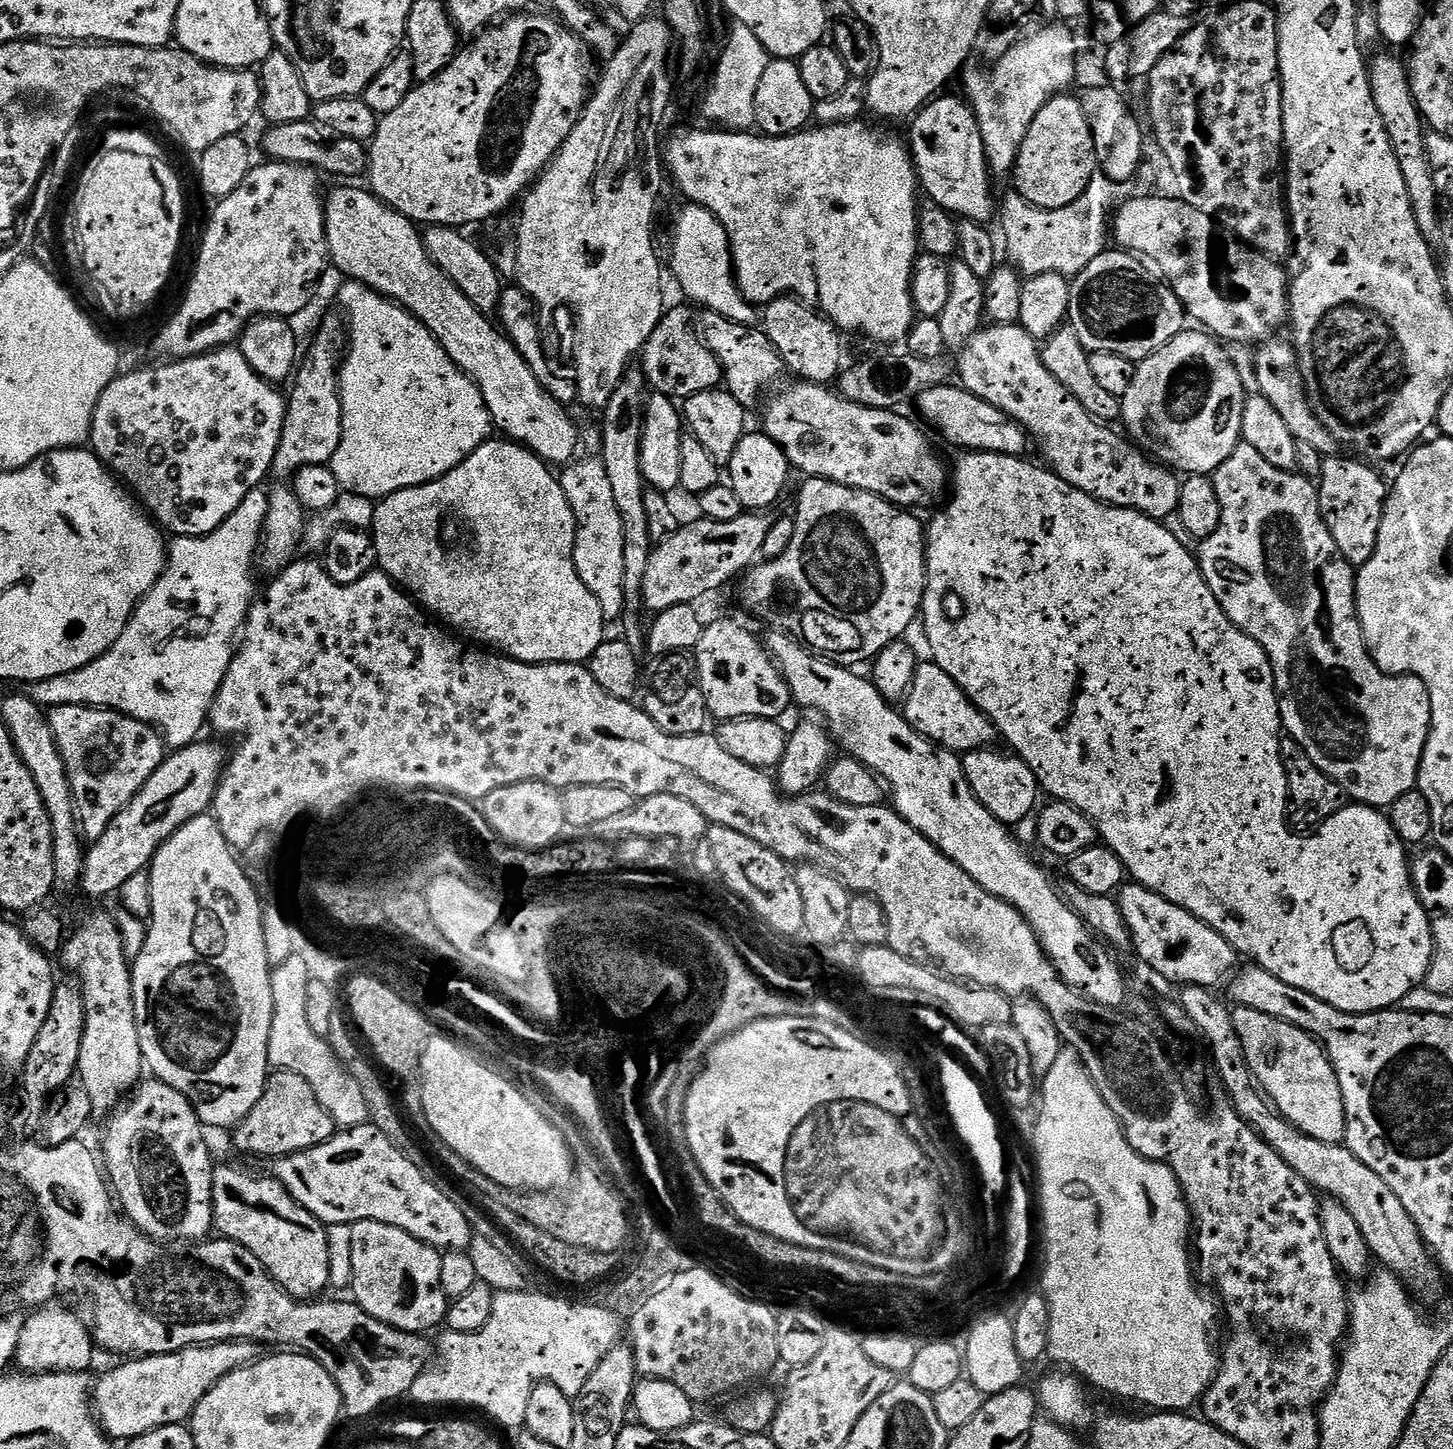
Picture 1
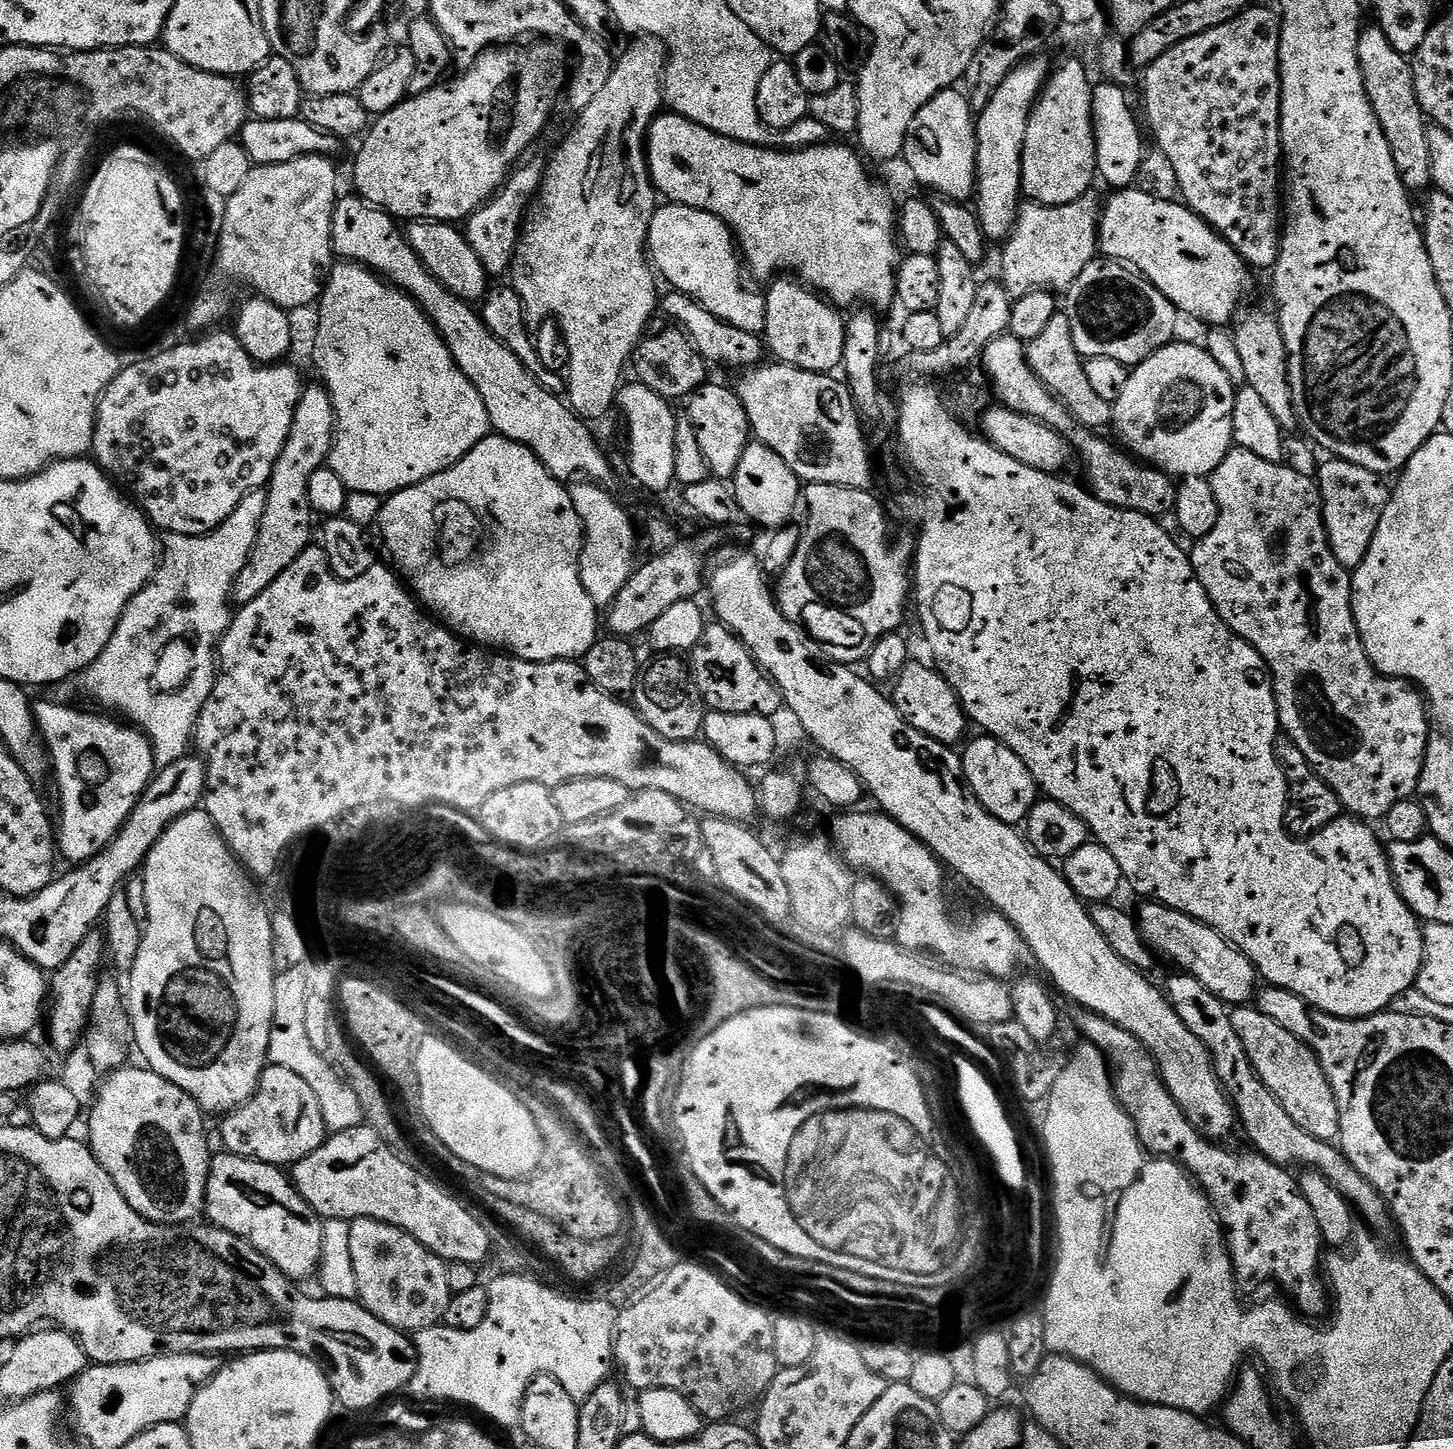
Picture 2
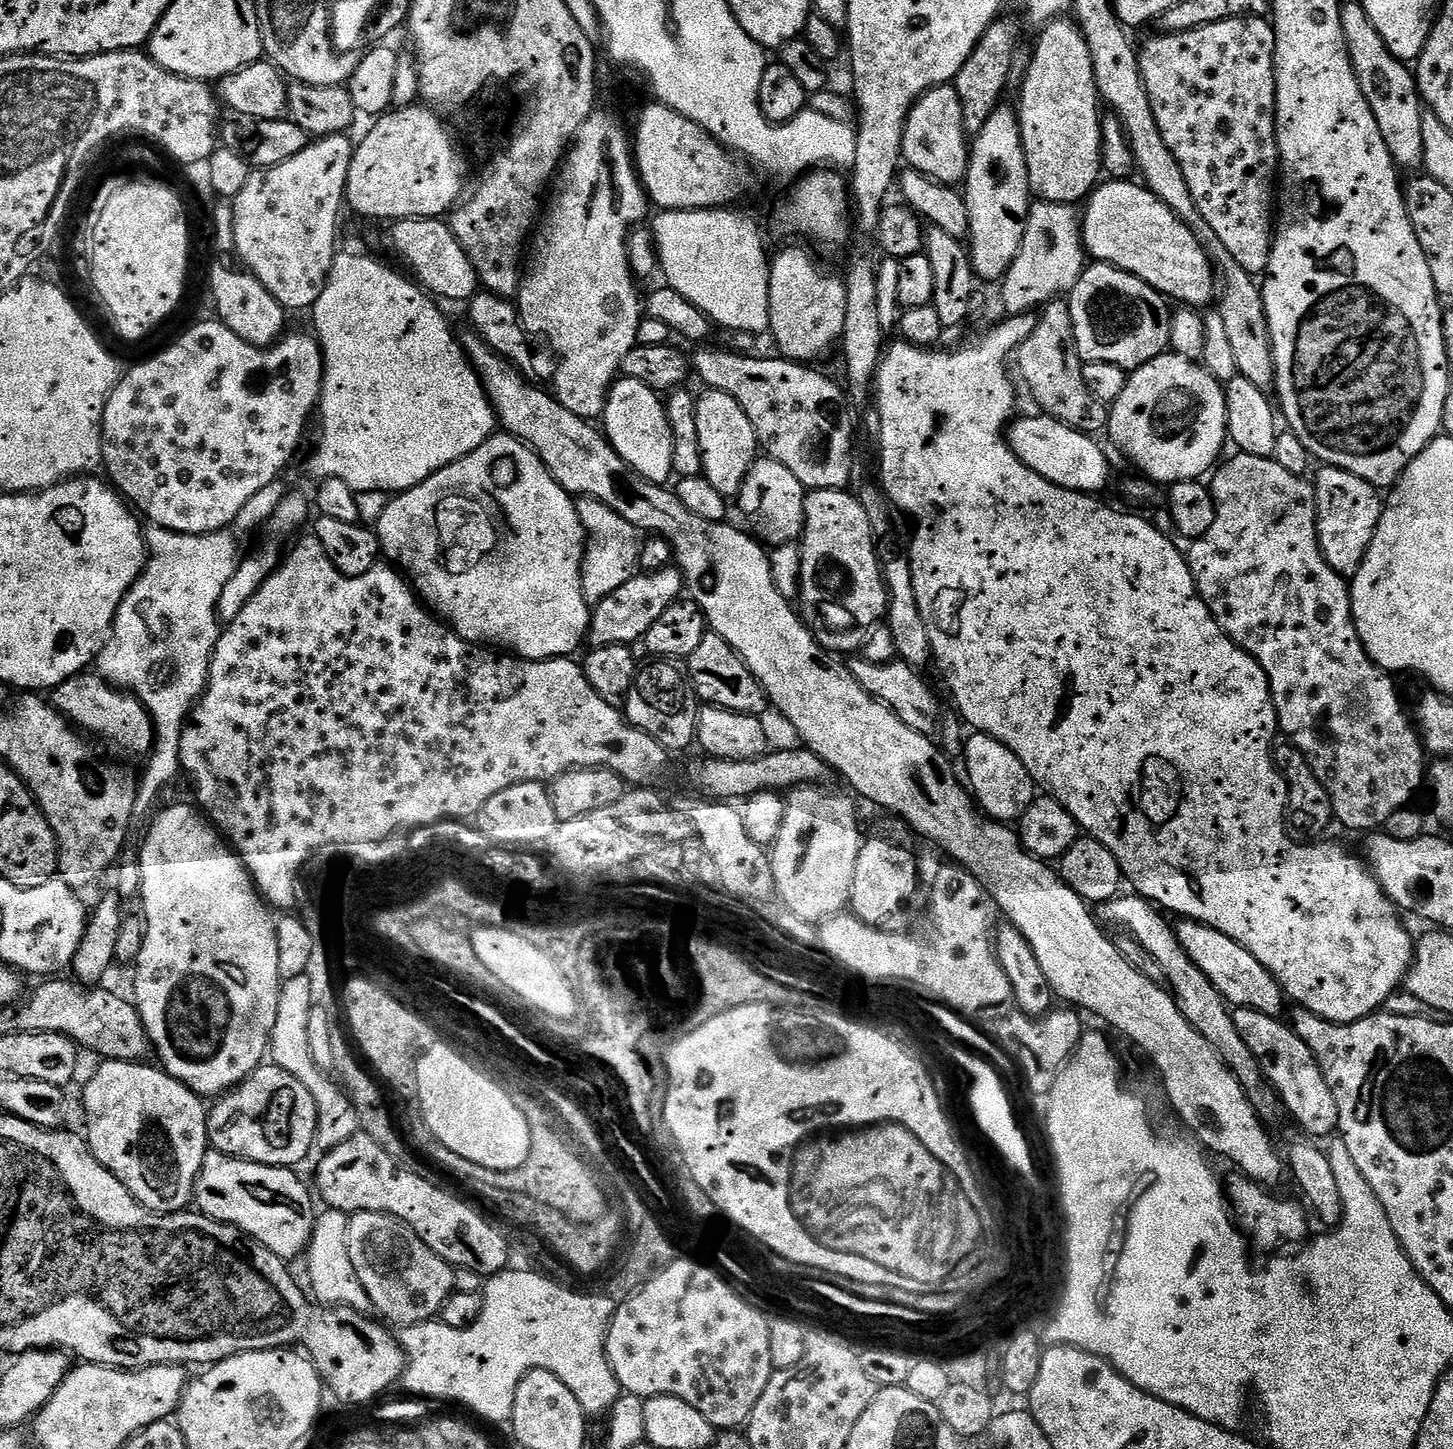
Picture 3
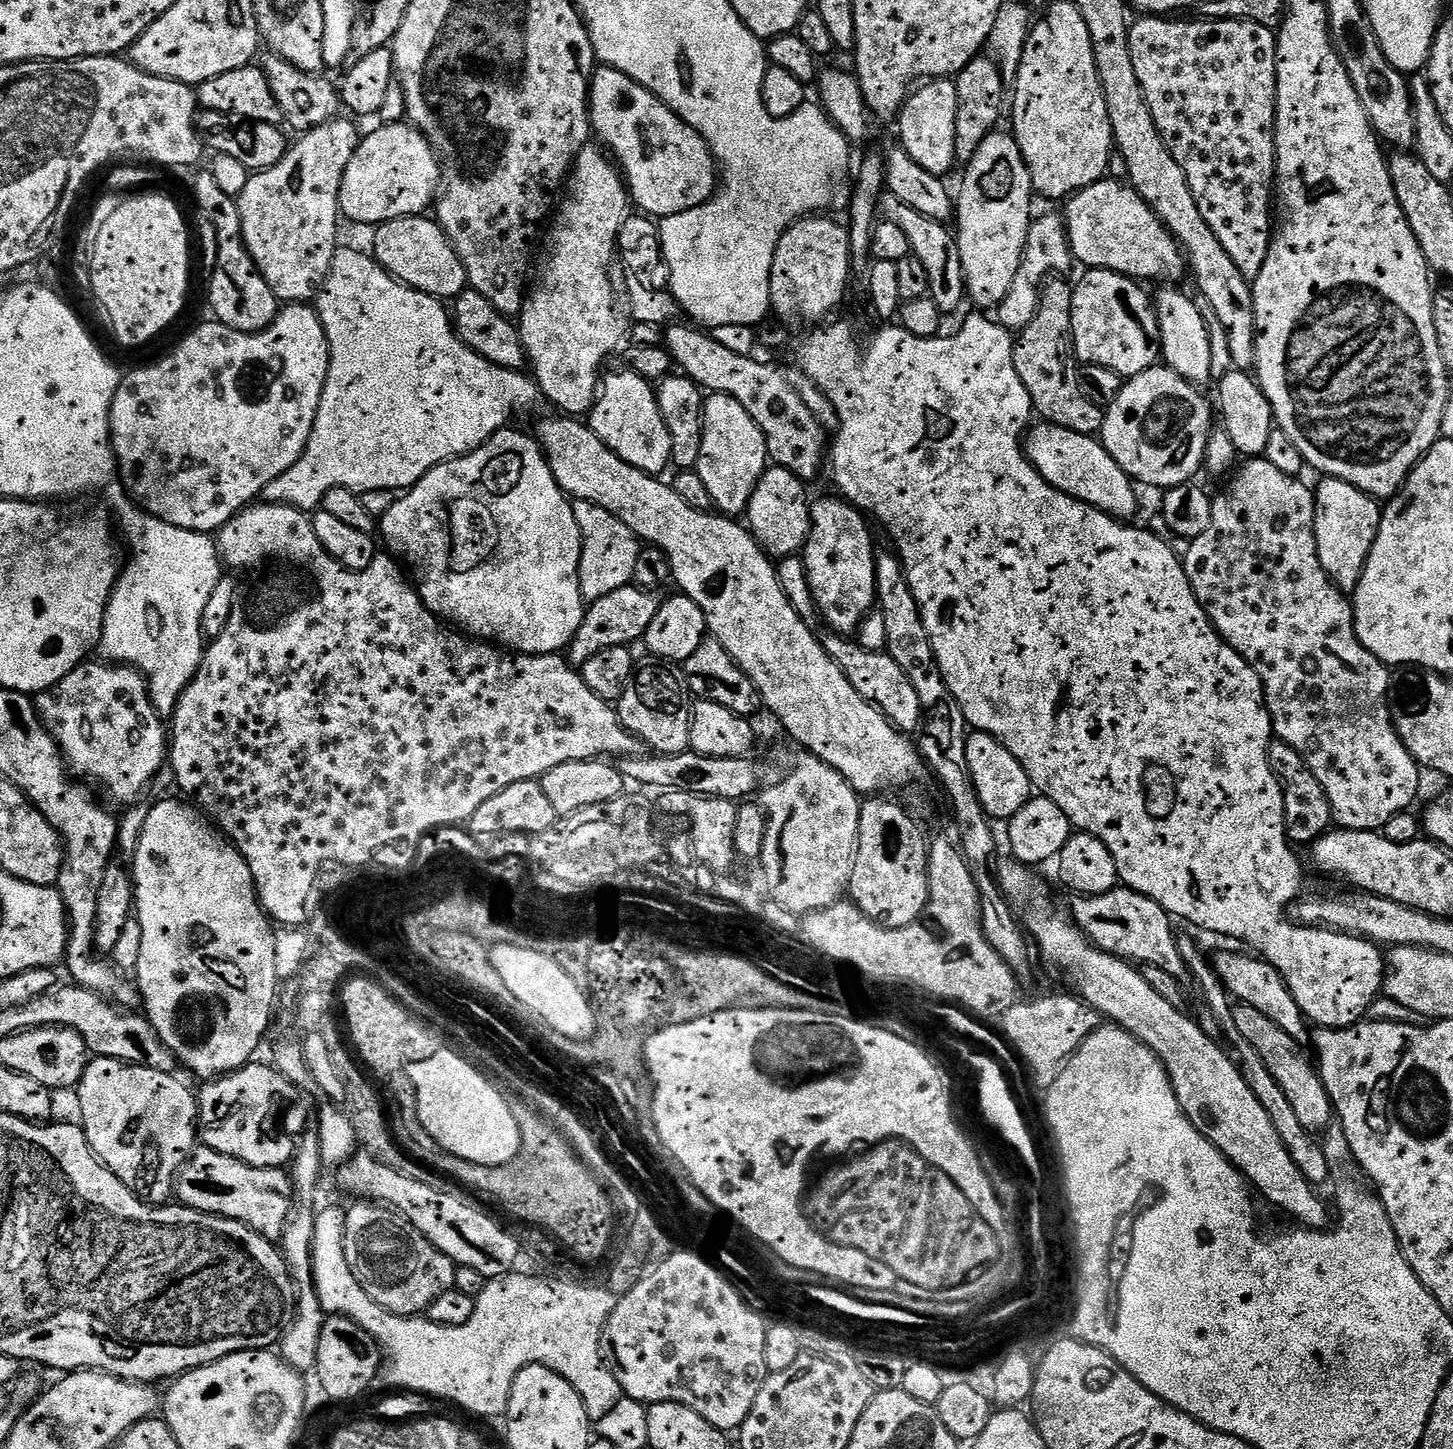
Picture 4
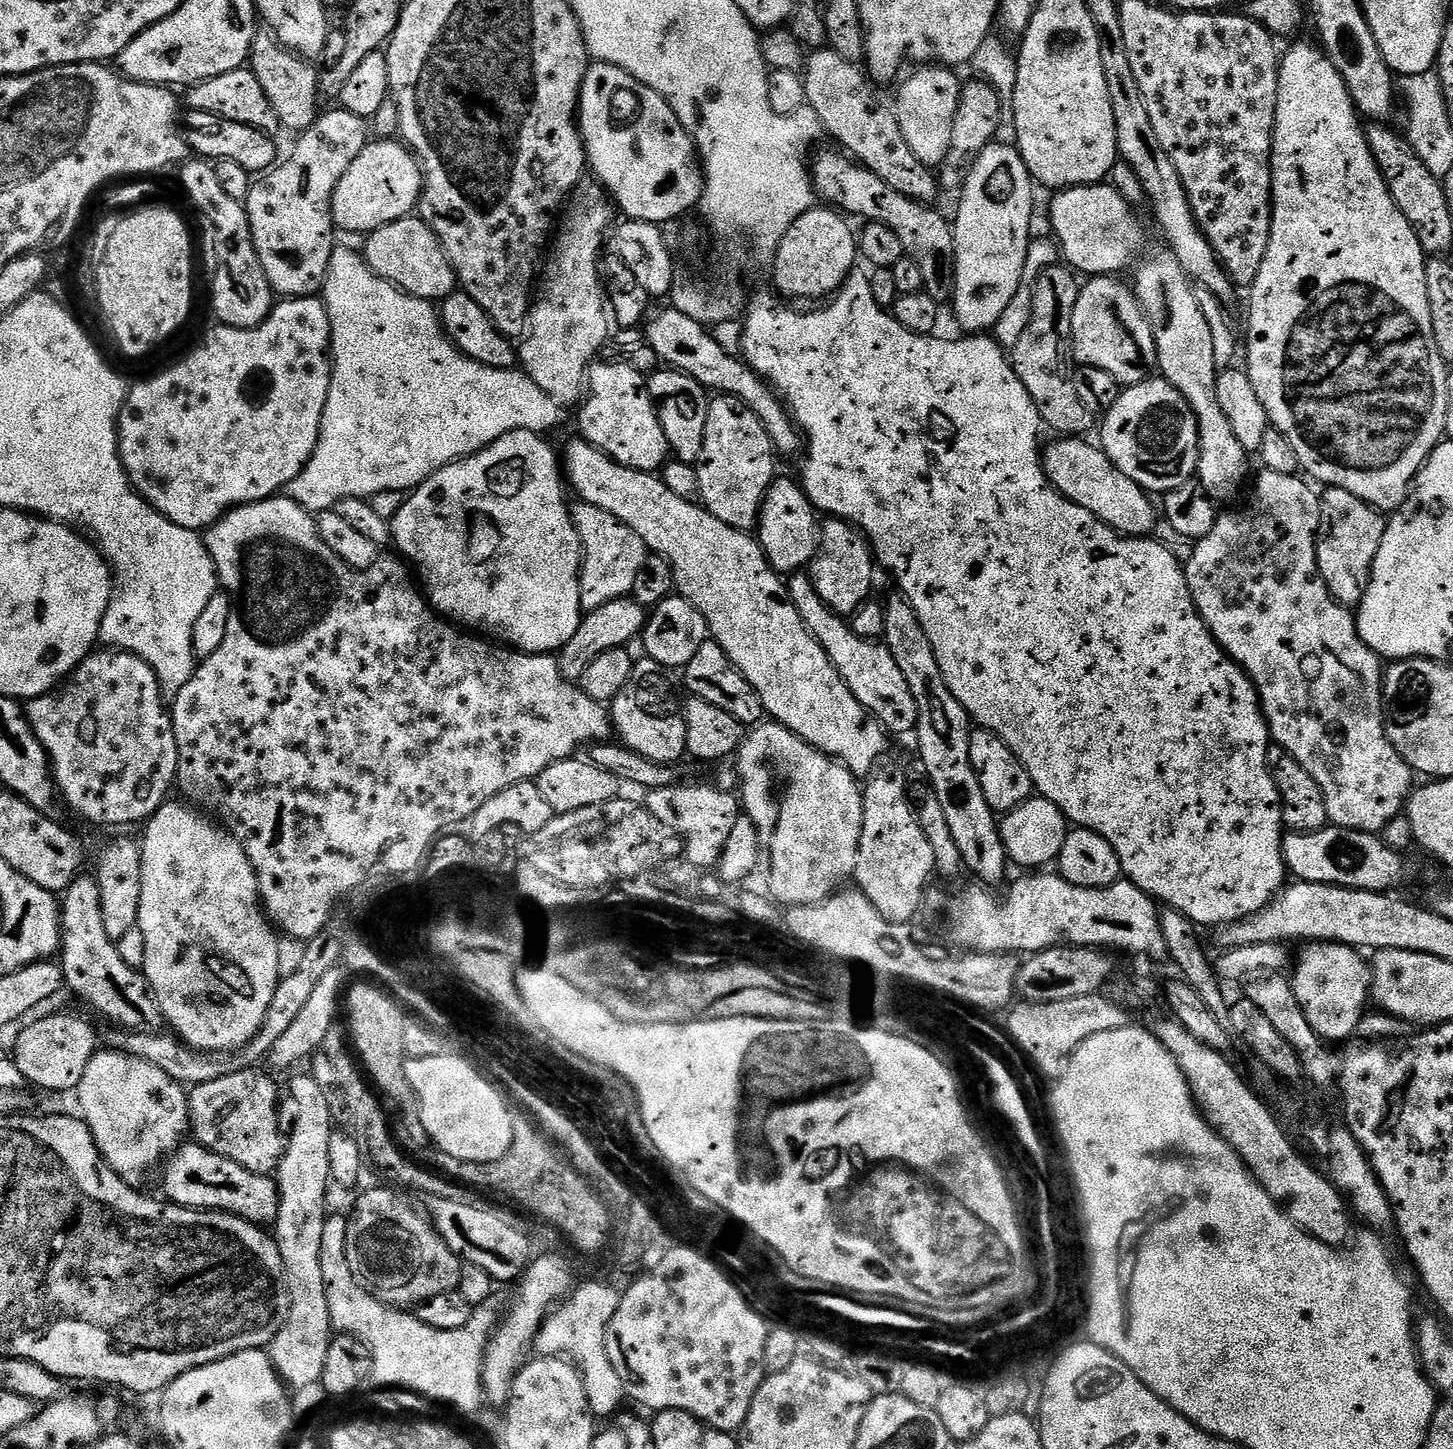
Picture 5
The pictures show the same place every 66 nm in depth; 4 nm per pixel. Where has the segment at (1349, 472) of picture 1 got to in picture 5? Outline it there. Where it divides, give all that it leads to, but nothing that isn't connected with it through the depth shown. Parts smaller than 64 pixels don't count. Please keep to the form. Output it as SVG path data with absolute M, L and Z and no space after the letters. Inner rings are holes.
M1333 488L1323 489L1320 496L1320 525L1316 528L1316 557L1318 570L1330 590L1330 594L1343 608L1359 609L1362 598L1366 594L1368 584L1372 580L1374 558L1378 554L1378 546L1384 537L1386 520L1377 509L1370 507L1362 498L1354 498L1350 490Z

